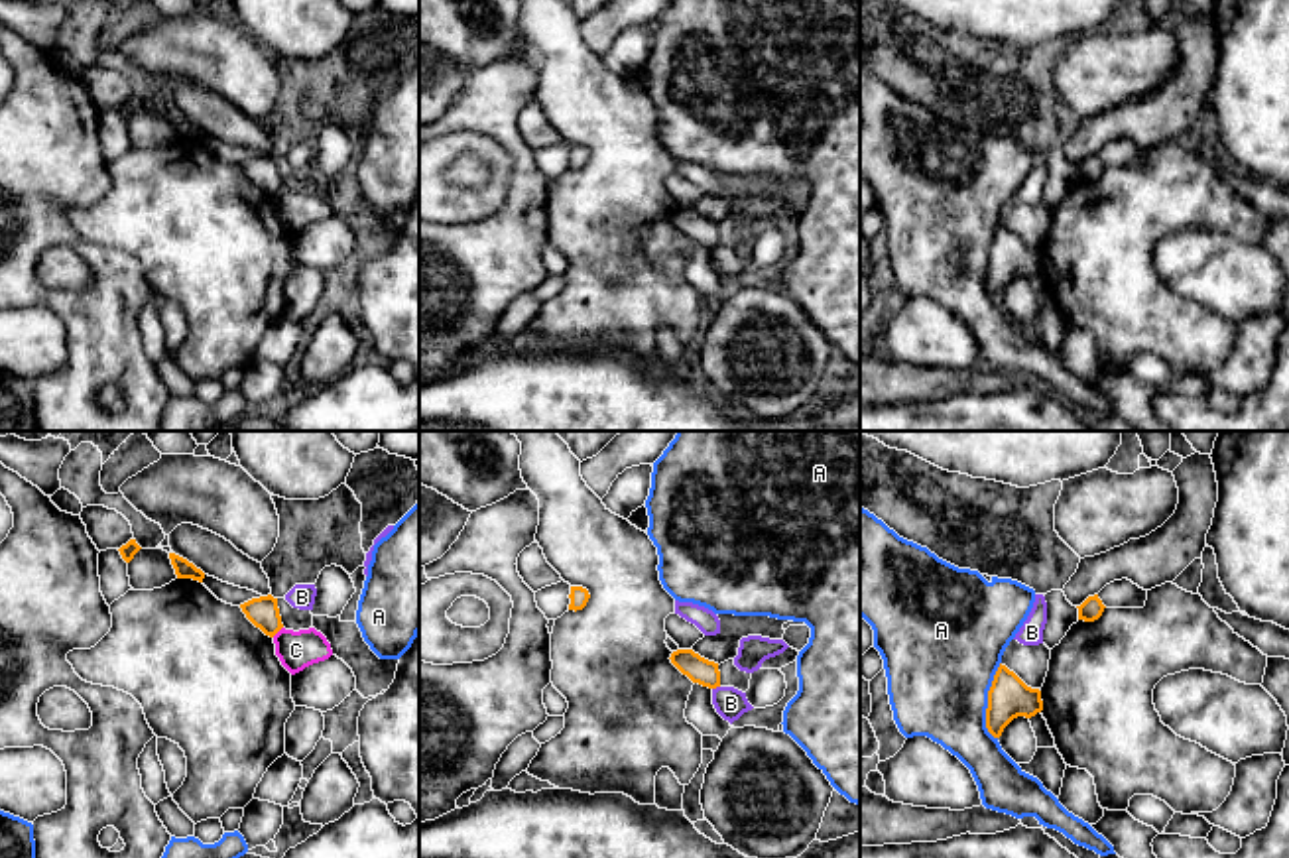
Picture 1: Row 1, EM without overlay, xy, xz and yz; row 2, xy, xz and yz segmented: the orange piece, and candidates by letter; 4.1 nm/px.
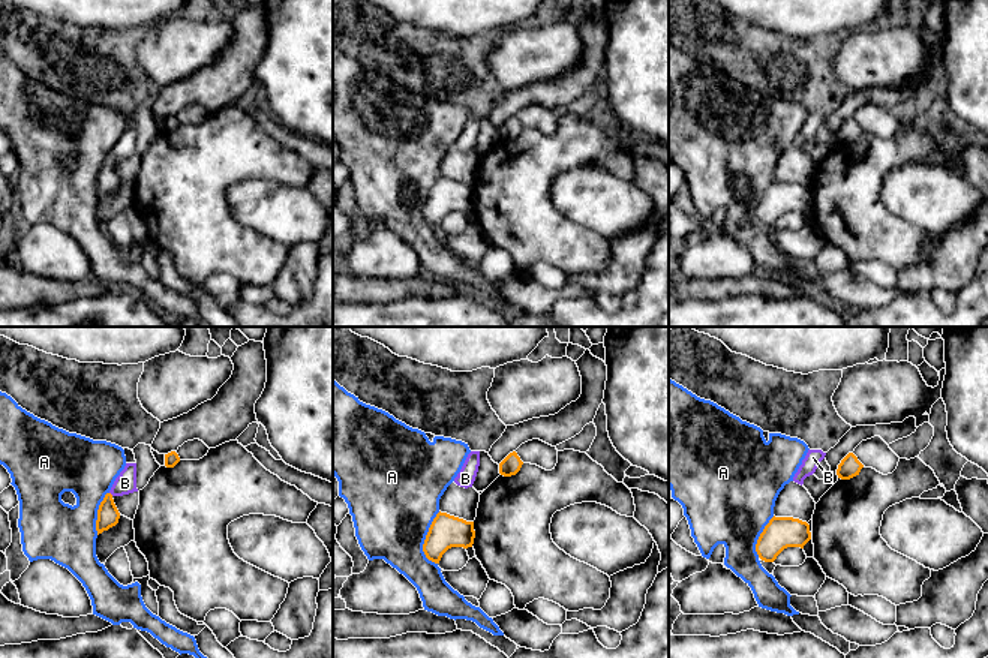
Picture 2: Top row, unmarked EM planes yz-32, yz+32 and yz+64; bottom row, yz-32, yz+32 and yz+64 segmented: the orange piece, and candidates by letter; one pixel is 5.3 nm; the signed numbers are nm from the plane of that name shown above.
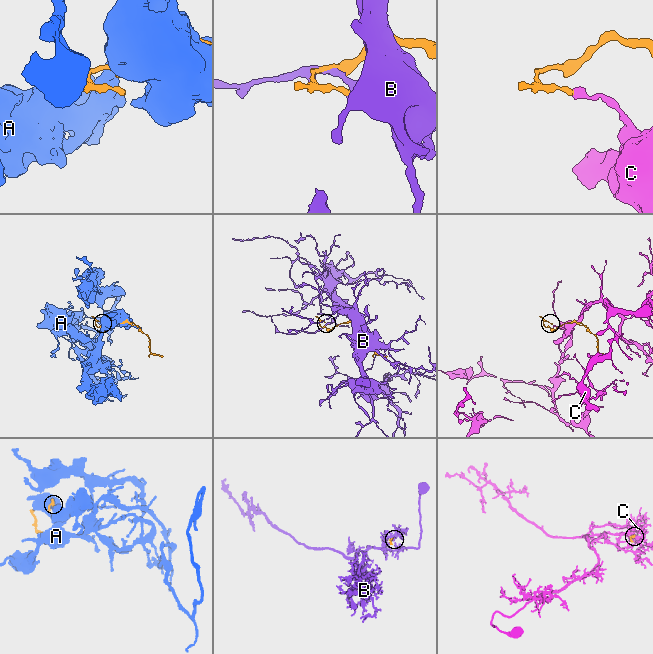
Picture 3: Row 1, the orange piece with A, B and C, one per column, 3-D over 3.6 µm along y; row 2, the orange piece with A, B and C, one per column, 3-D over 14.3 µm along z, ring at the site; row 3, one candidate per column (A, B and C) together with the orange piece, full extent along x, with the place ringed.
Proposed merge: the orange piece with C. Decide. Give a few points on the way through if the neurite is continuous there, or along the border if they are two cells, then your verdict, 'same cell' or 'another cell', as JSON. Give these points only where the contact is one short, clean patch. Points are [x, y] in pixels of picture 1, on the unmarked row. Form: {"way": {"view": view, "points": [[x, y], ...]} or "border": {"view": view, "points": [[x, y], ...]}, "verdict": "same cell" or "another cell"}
{"border": {"view": "xy", "points": [[282, 185], [272, 195]]}, "verdict": "another cell"}

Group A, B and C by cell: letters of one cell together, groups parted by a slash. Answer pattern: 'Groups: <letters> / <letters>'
Groups: A / B / C

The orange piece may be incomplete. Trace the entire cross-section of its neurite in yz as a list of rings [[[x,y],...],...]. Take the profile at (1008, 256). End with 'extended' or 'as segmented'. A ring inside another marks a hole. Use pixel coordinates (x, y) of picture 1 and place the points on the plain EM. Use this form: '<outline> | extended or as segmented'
[[[1000,222],[988,250],[986,287],[1000,297],[1017,276],[1031,277],[1043,270],[1041,250],[1027,246],[1013,230]]] | as segmented

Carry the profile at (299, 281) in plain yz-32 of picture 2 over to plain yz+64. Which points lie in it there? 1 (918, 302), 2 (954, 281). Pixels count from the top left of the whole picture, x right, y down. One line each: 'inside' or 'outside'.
1: outside
2: inside

